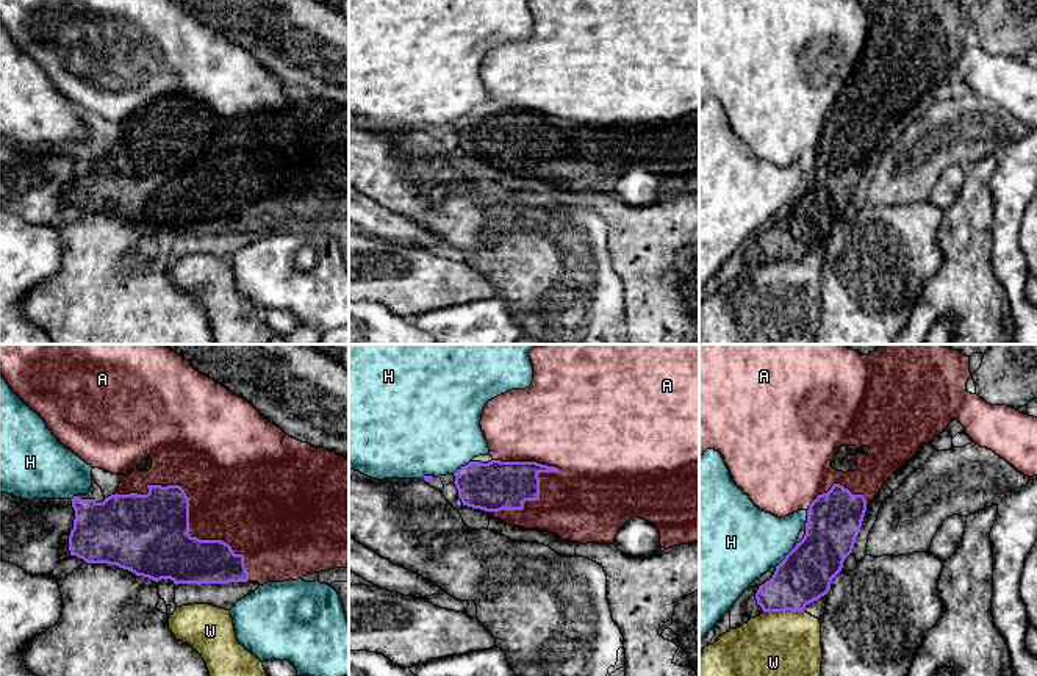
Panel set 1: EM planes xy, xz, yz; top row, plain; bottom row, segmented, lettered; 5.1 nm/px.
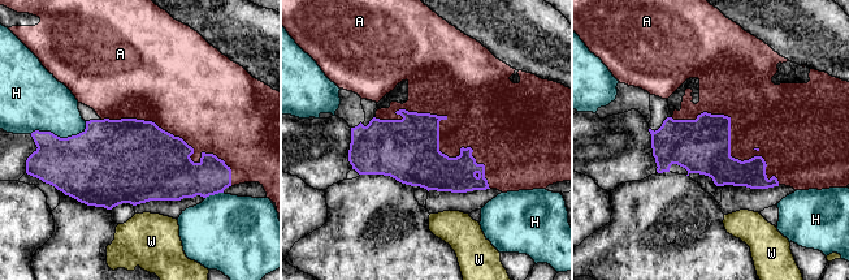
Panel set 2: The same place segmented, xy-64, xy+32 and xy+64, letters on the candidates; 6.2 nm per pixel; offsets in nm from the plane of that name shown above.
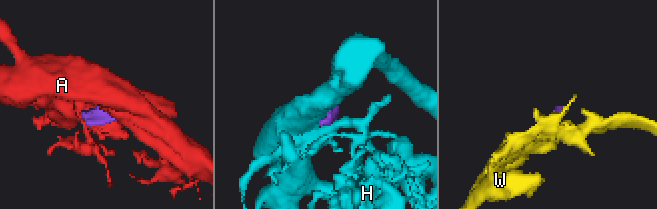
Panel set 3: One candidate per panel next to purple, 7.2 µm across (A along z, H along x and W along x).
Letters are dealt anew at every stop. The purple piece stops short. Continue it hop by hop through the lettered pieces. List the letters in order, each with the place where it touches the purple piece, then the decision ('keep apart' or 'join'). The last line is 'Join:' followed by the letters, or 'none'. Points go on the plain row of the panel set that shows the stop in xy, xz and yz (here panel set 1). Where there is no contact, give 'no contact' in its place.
A: xy (188, 163) | keep apart
H: yz (785, 207) | keep apart
W: yz (782, 260) | keep apart
Join: none

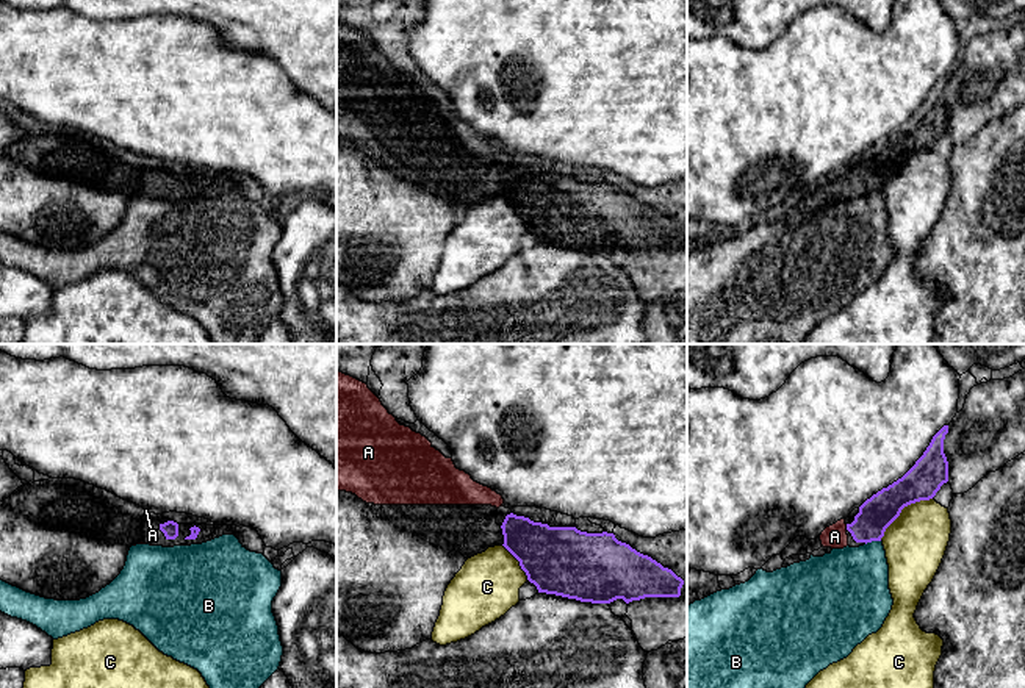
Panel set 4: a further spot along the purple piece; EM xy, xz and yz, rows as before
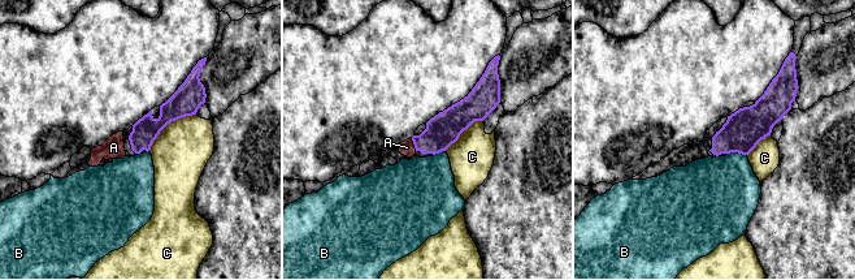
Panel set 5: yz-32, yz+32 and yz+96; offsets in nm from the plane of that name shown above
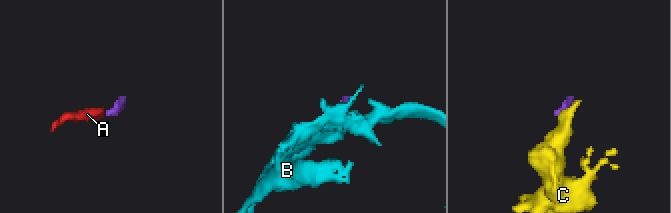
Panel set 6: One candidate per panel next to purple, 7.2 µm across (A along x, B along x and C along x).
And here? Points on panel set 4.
A: yz (847, 177) | join
B: yz (872, 189) | keep apart
C: yz (902, 158) | keep apart
Join: A

